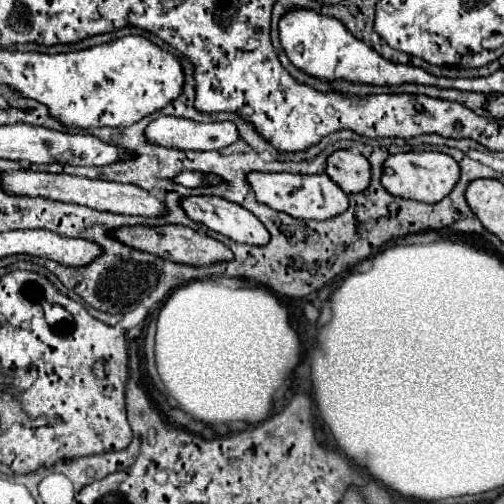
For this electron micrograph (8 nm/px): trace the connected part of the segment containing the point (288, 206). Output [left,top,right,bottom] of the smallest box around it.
[247,171,349,221]

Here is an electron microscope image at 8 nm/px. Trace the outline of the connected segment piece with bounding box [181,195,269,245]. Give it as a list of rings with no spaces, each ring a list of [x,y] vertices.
[[[193,195],[181,199],[183,211],[189,219],[217,231],[231,241],[247,245],[265,245],[269,241],[267,229],[245,207],[215,195]]]

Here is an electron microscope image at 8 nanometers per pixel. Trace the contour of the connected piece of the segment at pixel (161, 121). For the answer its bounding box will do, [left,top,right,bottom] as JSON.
[145,115,239,151]

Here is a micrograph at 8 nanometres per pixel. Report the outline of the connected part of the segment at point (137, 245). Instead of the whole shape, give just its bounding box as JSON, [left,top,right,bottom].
[111,225,233,265]

